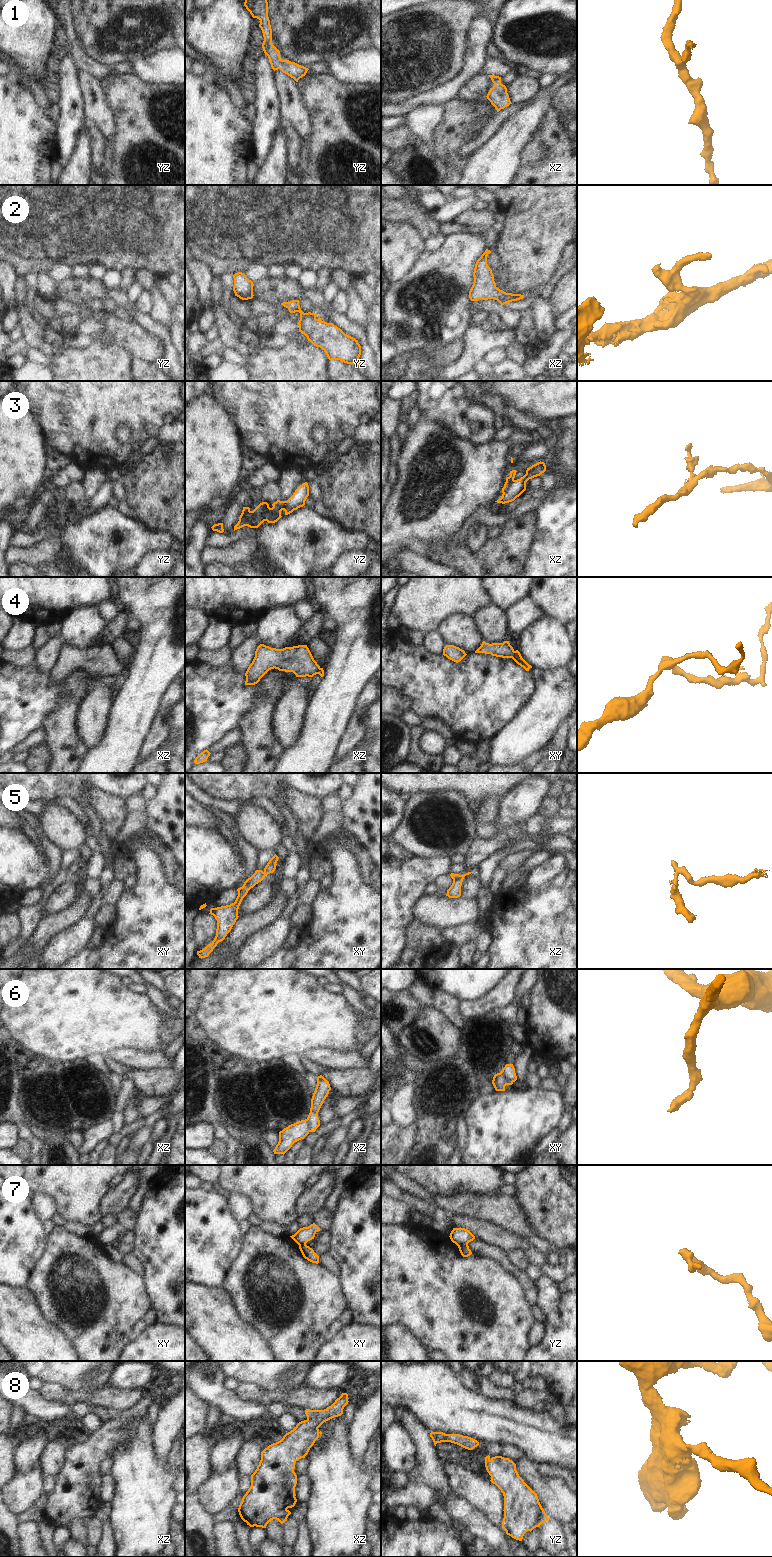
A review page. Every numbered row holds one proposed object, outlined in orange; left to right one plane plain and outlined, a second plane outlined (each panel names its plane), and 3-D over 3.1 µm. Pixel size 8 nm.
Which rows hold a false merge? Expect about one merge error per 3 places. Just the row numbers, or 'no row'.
3, 5, 6, 7

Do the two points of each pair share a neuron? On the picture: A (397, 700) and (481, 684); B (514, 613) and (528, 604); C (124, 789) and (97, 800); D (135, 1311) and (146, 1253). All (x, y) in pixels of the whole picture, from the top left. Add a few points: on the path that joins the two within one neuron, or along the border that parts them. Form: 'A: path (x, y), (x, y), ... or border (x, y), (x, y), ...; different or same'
A: border (391, 686), (409, 699), (411, 708); different
B: path (517, 613), (525, 607); same
C: border (89, 785), (92, 788), (124, 799); different
D: border (141, 1276), (149, 1298); different

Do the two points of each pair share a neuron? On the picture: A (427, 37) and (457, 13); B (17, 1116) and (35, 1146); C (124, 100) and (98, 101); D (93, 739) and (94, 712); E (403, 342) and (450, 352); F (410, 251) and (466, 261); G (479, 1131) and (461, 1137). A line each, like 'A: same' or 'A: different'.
A: same
B: same
C: different
D: same
E: different
F: different
G: different

